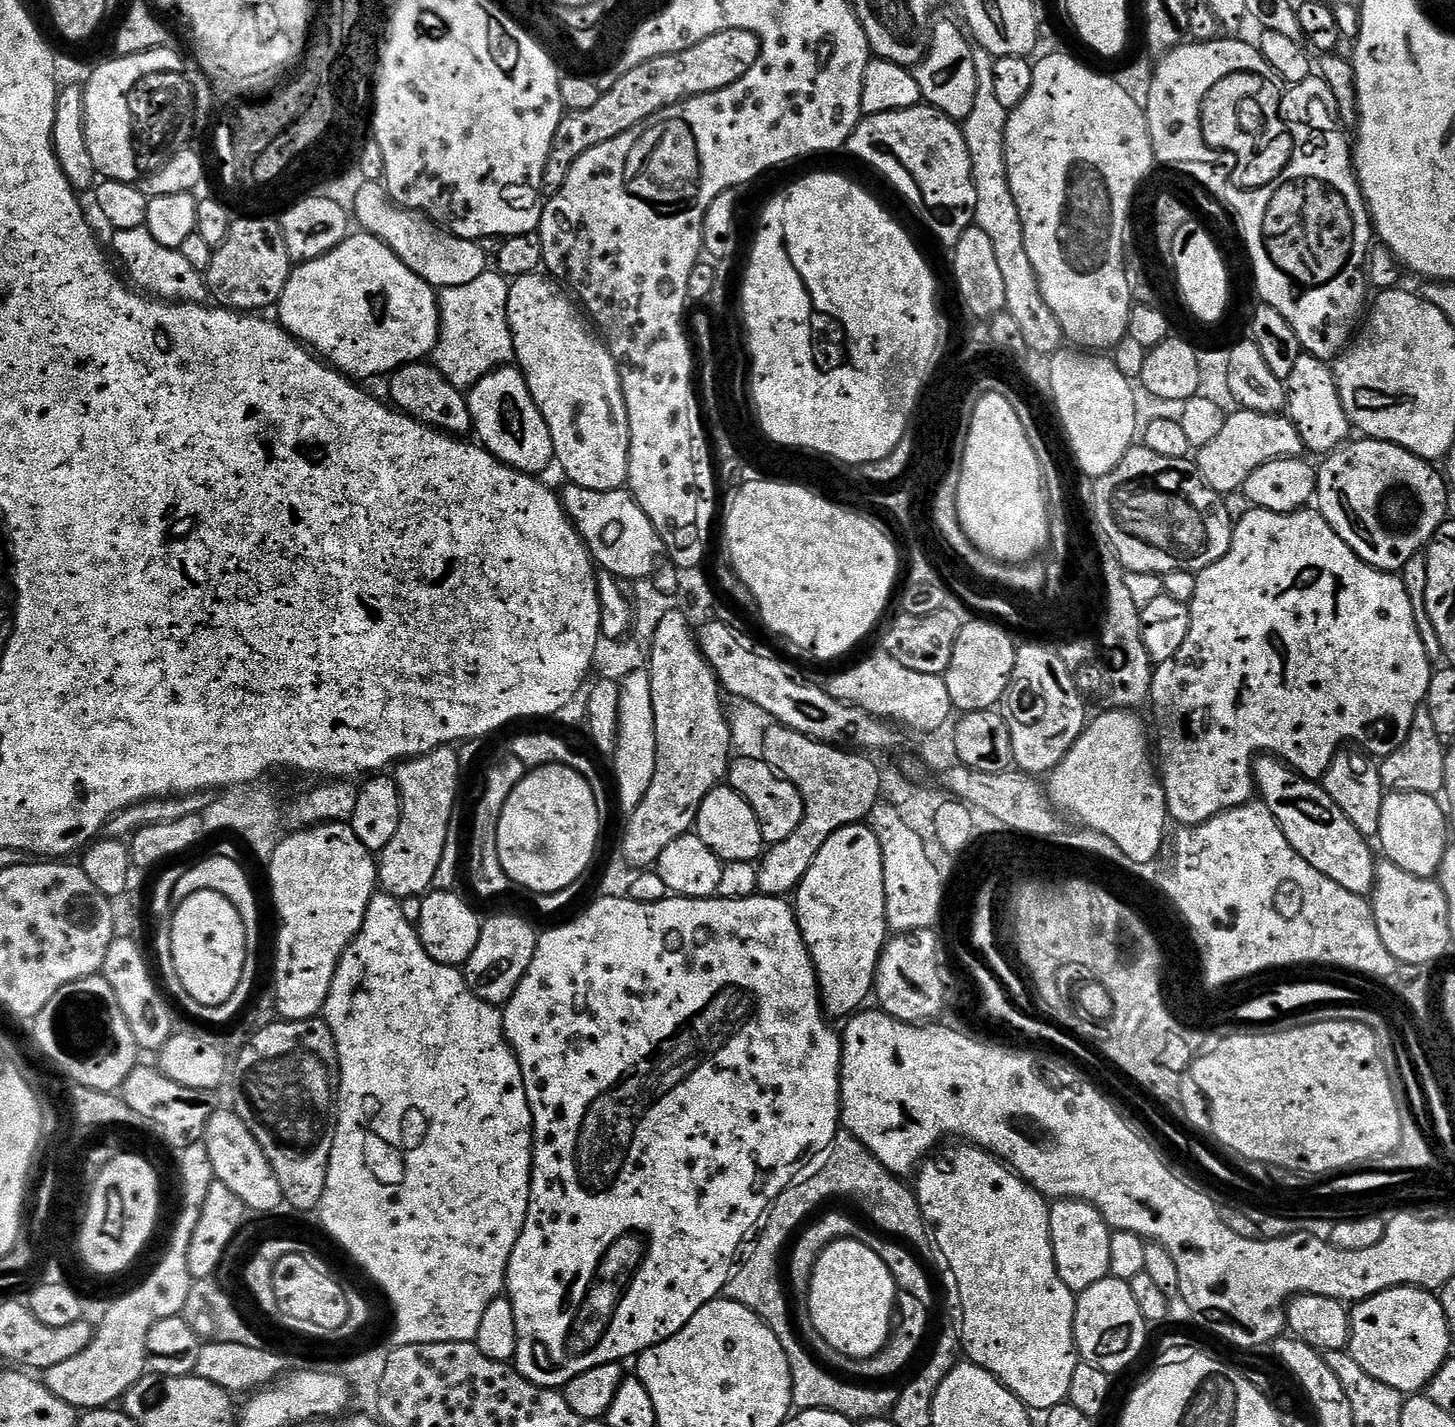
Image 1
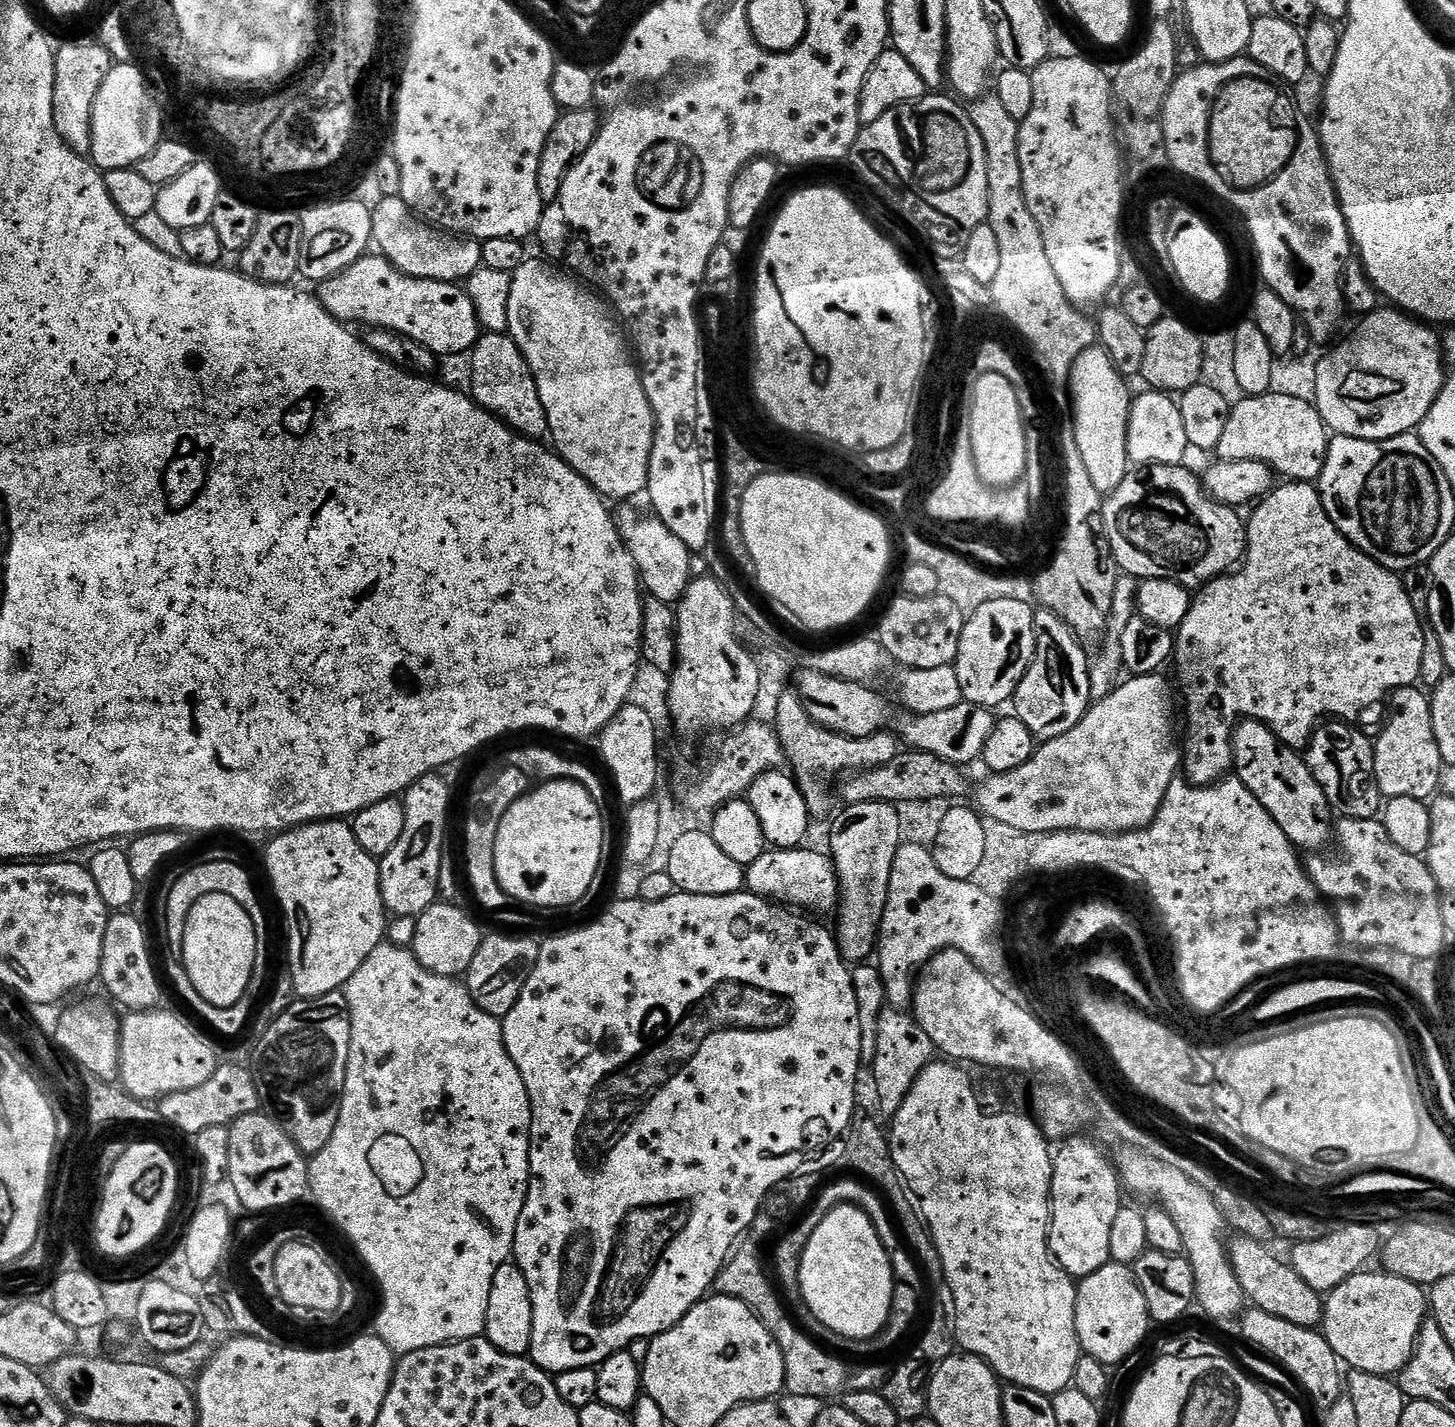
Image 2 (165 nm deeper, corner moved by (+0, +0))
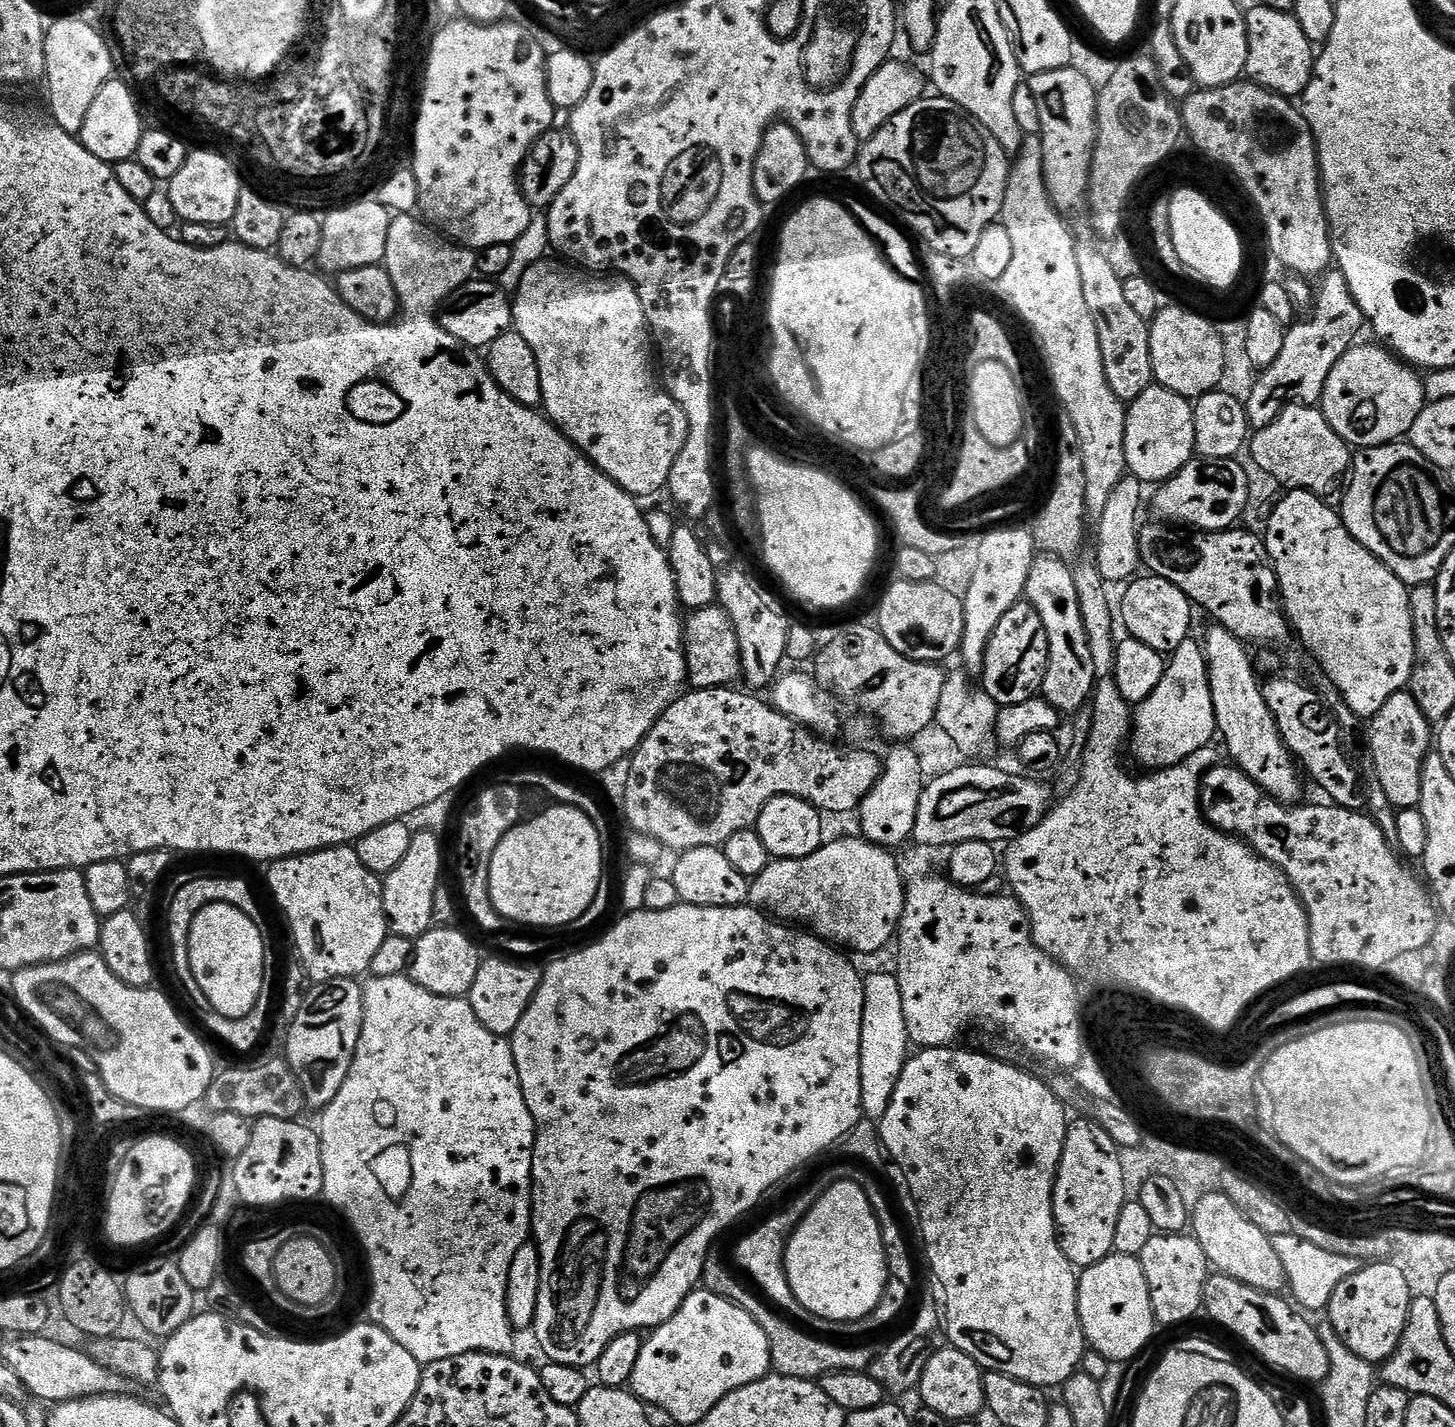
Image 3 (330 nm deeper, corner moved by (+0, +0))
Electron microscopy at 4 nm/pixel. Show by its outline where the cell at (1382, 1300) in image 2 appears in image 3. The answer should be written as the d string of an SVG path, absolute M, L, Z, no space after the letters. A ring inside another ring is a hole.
M1365 1263L1360 1271L1350 1274L1326 1309L1327 1323L1334 1326L1338 1338L1358 1358L1373 1366L1383 1365L1399 1346L1412 1305L1412 1291L1406 1286L1402 1270L1393 1264Z

